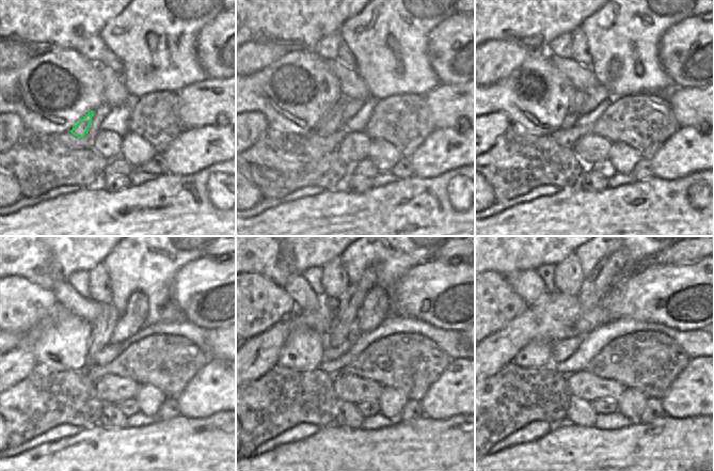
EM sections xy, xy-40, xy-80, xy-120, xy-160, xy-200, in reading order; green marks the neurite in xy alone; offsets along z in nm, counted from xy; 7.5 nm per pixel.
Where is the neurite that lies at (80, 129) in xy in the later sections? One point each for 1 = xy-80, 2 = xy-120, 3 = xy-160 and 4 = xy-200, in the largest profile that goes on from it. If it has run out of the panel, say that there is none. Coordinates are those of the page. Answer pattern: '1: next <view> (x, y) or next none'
1: next xy-80 (578, 96)
2: next xy-120 (101, 327)
3: next xy-160 (343, 329)
4: next xy-200 (596, 284)

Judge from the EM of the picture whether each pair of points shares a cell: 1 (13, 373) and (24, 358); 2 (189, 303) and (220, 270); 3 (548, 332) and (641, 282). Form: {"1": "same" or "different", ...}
{"1": "same", "2": "same", "3": "same"}

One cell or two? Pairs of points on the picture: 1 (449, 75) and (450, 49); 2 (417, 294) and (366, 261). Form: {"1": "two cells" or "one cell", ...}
{"1": "one cell", "2": "two cells"}

